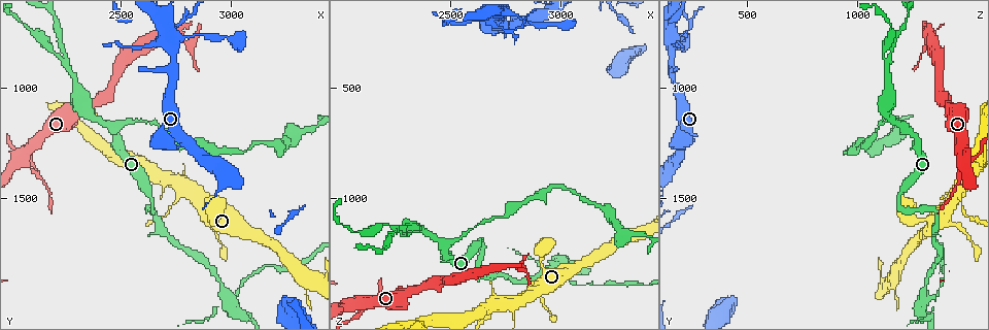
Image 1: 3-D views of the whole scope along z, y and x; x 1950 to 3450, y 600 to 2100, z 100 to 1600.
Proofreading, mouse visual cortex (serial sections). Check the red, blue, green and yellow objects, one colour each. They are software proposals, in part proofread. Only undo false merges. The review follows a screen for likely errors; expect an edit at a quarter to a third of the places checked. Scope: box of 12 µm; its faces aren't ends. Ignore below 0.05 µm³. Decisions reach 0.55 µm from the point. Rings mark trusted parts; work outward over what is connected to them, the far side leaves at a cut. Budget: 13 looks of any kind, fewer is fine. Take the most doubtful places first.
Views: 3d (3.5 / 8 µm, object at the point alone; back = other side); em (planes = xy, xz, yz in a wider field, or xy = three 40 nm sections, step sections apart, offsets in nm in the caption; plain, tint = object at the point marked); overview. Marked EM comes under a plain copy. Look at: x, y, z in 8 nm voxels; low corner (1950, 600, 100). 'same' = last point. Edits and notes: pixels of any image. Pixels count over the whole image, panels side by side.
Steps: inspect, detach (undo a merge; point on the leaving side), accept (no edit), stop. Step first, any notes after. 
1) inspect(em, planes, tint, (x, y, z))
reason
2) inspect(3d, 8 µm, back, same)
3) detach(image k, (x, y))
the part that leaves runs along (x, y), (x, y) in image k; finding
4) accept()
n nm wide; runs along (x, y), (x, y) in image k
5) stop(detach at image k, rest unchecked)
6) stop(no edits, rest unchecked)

inspect(em, xy, step 3, tint, (2240, 880, 1140))
arms run side by side

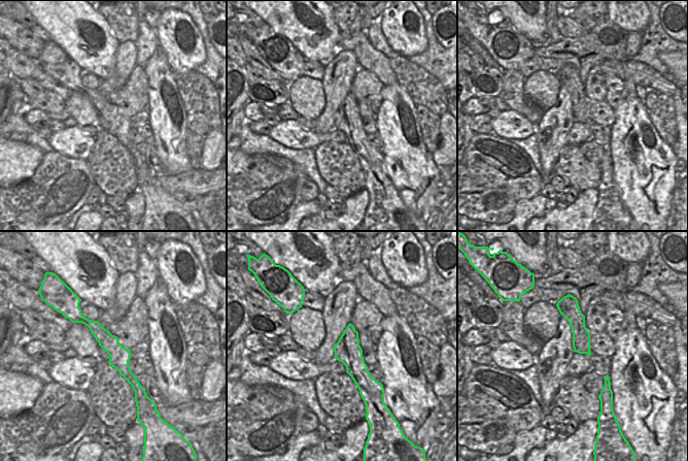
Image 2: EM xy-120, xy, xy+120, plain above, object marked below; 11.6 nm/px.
inspect(3d, 3.5 µm, same)

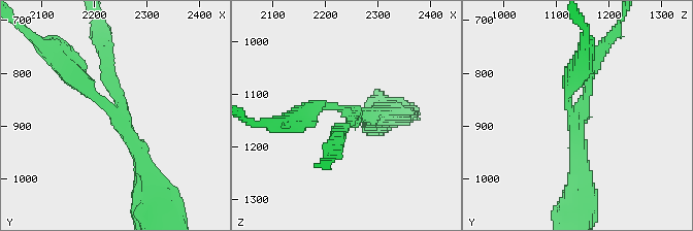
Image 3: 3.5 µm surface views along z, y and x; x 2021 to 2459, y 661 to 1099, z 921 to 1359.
accept()
arms of 150, 200, 250 nm; all the same cell

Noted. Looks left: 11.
inspect(3d, 3.5 µm, (2700, 780, 210))
sharp bend

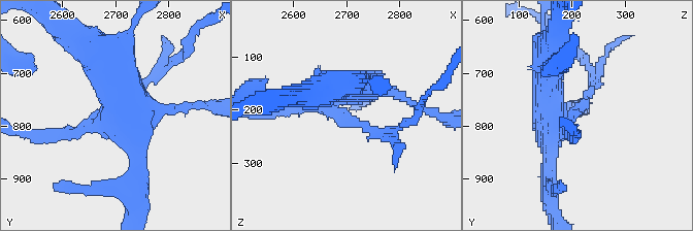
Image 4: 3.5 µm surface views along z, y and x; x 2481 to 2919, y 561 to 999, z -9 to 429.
inspect(em, xy, step 3, tint, (2690, 770, 205))
need the tissue

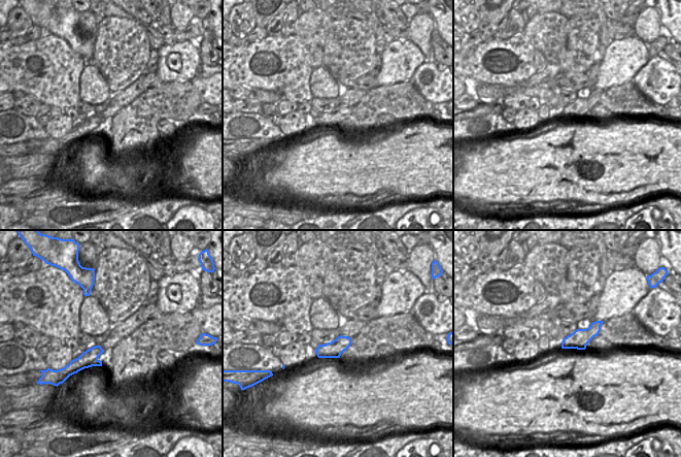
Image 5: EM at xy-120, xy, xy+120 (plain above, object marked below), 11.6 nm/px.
detach(image 4, (53, 131))
190 nm wide; border along (97, 358), (93, 365) in image 5; a second cell is stuck on

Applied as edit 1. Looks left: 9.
inspect(overview)

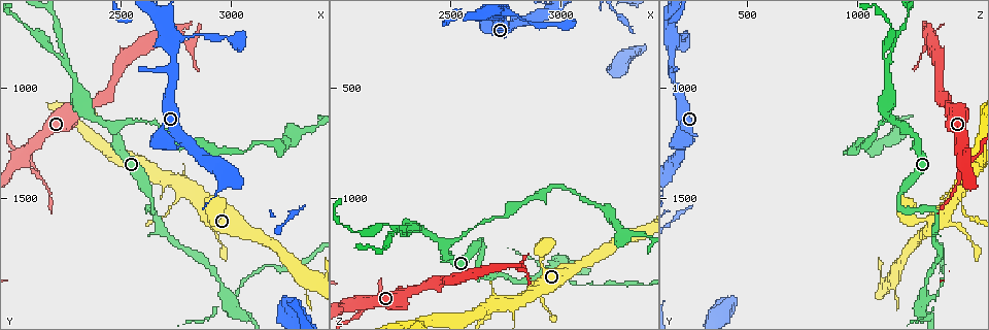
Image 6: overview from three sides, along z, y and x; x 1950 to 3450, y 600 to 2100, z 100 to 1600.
inspect(em, xy, step 3, tint, (2650, 1540, 1190))
a narrow waist

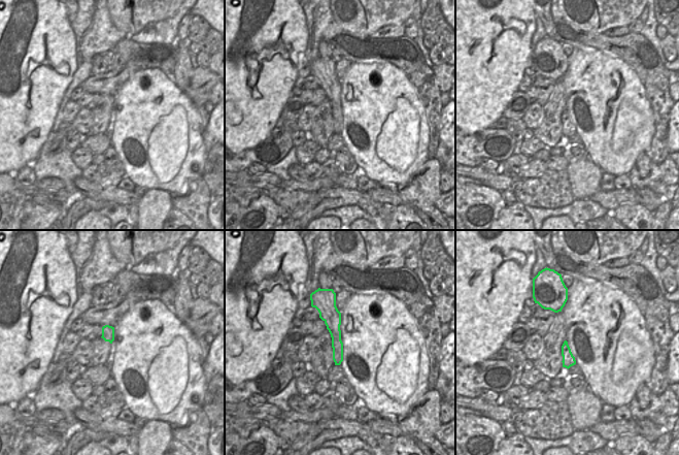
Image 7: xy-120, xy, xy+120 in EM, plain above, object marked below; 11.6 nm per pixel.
inspect(3d, 3.5 µm, same)

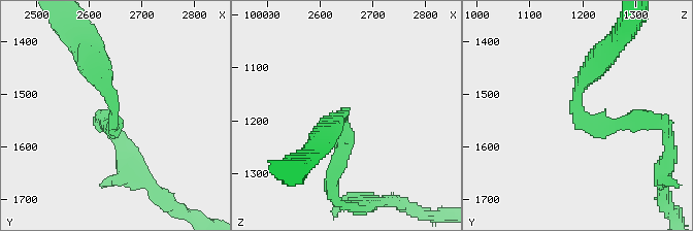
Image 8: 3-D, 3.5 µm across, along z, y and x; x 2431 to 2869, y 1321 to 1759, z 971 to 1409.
accept()
arms of 200, 350 nm; runs along (330, 302), (337, 362) in image 7; all the same cell

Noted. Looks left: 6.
inspect(3d, 3.5 µm, (3000, 1970, 1320))
small branch off a trunk

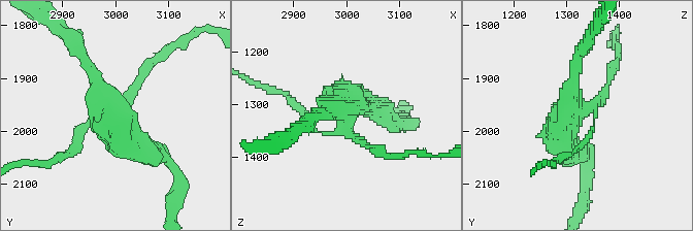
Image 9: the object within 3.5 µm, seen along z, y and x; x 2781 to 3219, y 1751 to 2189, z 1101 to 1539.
inspect(em, xy, step 3, tint, (2995, 1955, 1320))
shape alone is not enough

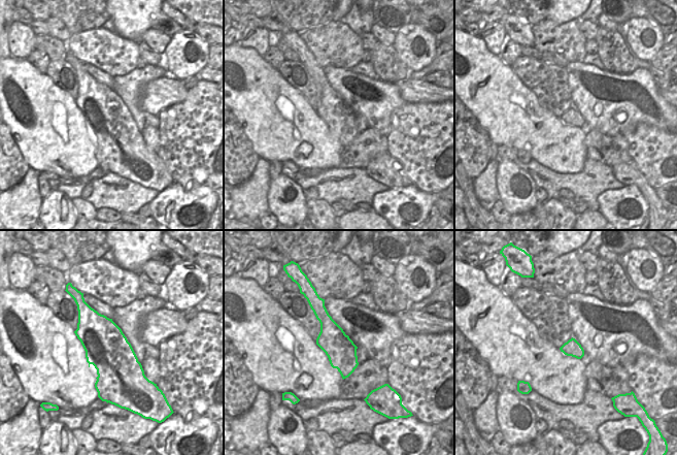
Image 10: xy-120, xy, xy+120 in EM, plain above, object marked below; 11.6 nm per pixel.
detach(image 9, (78, 135))
the part that leaves runs along (344, 130), (389, 156), (407, 154) in image 9; a second cell is stuck on

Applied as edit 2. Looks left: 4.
inspect(overview)

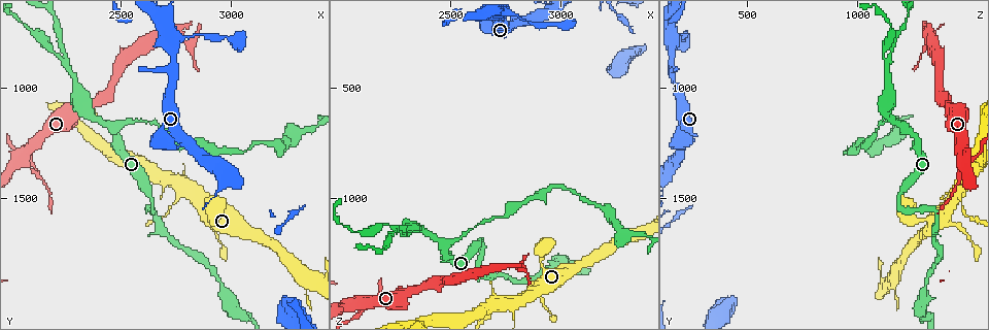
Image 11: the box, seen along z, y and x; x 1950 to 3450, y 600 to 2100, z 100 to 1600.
inspect(3d, 3.5 µm, (2060, 1330, 1490))
thin arm on a thick one

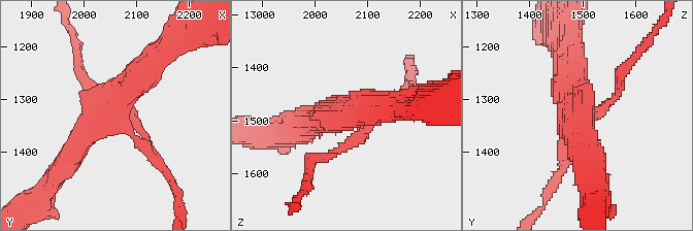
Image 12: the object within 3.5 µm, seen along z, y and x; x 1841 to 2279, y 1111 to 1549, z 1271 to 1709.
detach(image 12, (157, 163))
the part that leaves runs along (134, 136), (172, 182), (178, 216) in image 12; a second cell is stuck on

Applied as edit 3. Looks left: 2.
stop(detach at image 4, detach at image 9, detach at image 12, rest unchecked)

